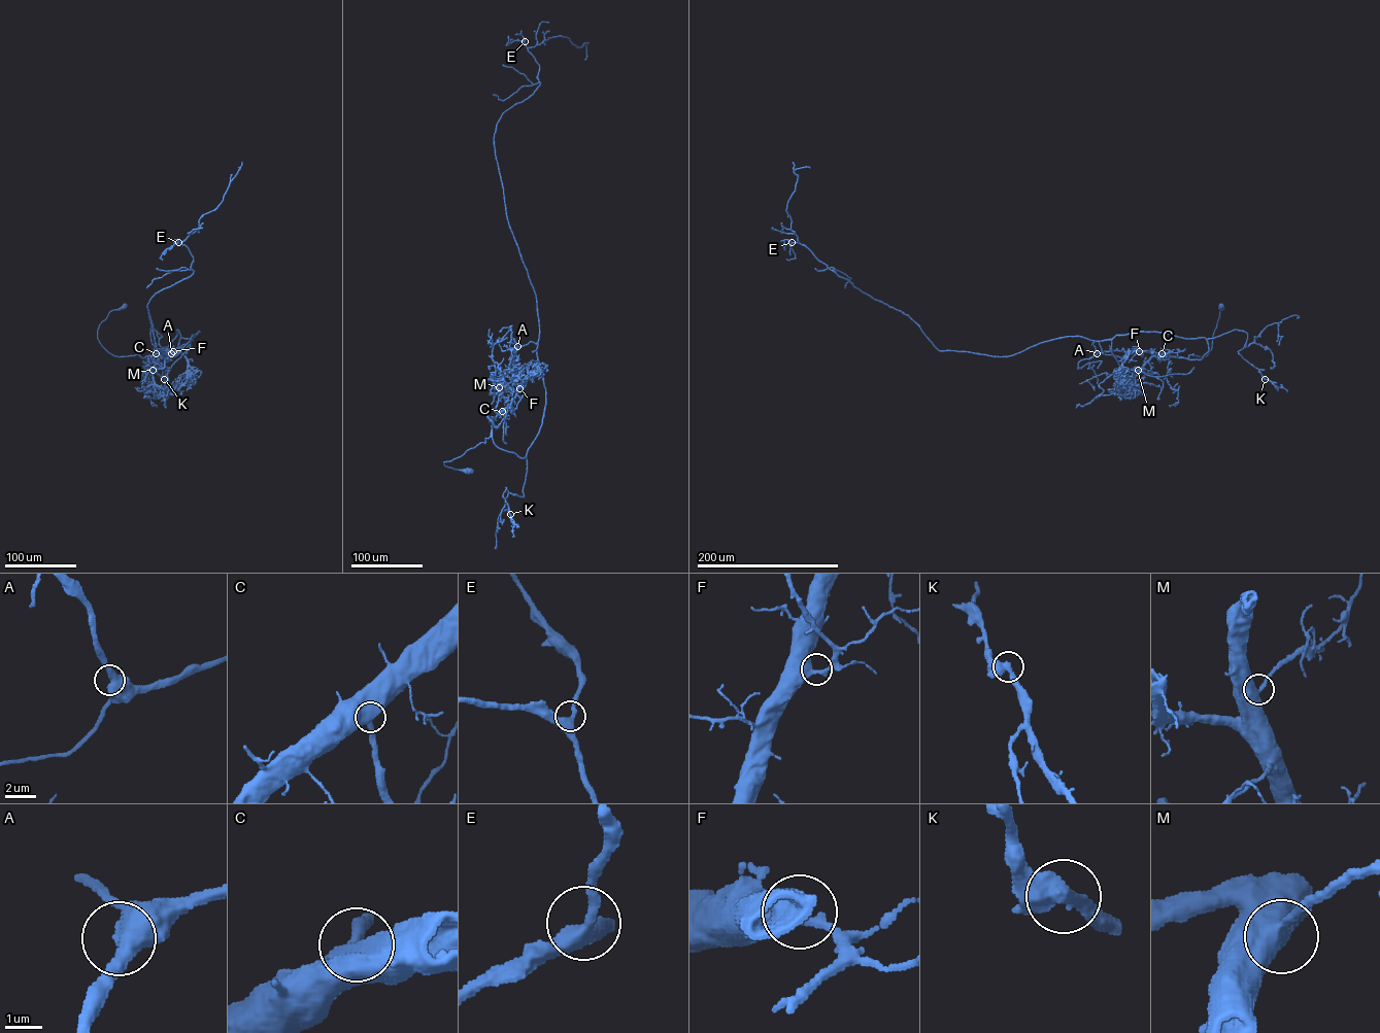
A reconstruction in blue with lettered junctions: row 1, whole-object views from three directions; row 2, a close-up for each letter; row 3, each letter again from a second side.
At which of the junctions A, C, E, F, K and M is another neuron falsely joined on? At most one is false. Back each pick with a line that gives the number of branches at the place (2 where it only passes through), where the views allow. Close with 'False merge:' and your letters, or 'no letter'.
K: Branches: 2
False merge: K

